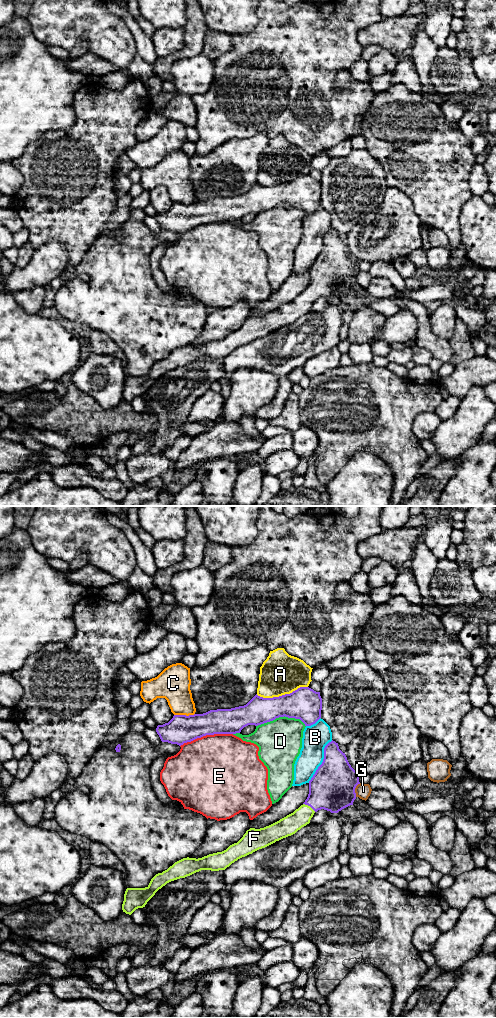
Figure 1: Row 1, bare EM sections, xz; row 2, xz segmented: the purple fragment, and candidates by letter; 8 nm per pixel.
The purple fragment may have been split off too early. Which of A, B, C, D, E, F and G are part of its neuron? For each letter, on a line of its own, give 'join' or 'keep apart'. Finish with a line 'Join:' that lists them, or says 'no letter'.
A: keep apart
B: keep apart
C: keep apart
D: keep apart
E: keep apart
F: join
G: keep apart
Join: F

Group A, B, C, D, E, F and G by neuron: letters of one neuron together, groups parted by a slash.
A / B / C / D / E / F / G

